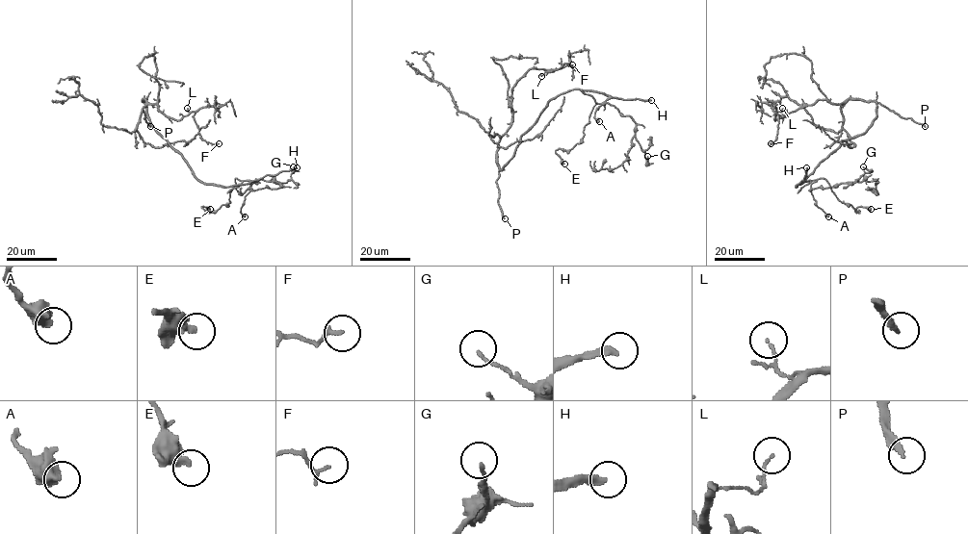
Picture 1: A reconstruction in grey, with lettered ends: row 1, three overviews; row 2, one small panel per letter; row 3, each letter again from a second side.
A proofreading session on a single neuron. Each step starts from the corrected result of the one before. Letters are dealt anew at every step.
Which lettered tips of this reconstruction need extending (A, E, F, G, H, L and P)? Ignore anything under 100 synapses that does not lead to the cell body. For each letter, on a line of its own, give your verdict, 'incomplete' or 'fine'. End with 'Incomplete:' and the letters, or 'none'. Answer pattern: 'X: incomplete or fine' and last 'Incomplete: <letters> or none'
A: fine
E: fine
F: fine
G: fine
H: incomplete
L: fine
P: incomplete
Incomplete: H, P

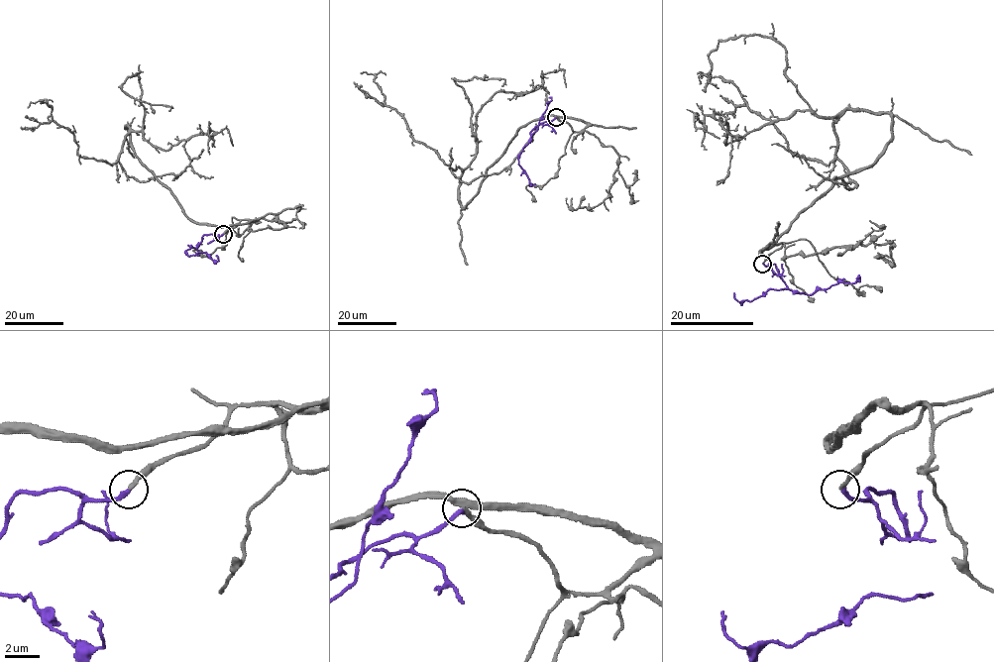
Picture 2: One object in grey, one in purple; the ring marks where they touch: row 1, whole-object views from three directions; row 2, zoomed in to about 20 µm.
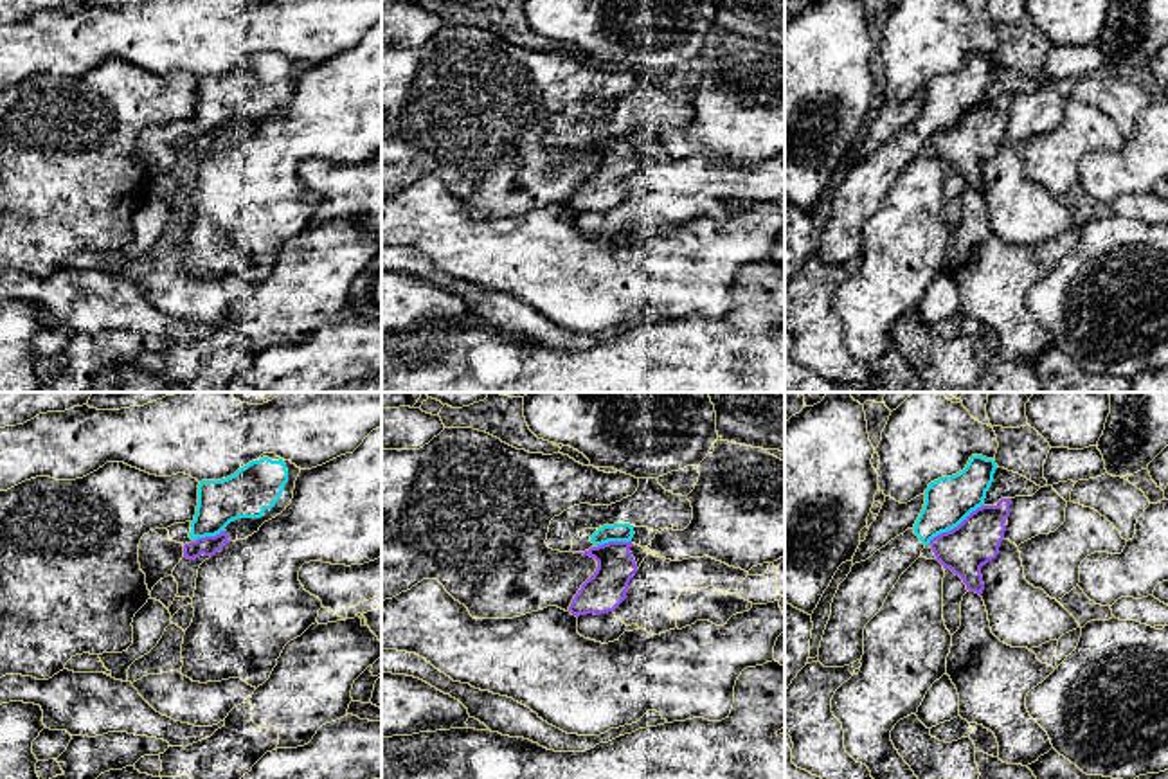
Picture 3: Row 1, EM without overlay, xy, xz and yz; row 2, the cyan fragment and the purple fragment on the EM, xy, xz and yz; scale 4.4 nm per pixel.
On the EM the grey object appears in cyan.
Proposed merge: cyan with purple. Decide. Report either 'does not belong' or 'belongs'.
does not belong

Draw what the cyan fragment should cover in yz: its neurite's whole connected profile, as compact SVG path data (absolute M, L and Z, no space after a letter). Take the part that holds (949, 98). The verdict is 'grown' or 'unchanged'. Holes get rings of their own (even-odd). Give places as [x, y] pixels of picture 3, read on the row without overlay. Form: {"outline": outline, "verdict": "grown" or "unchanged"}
{"outline": "M972 52L963 68L930 79L914 124L851 164L833 194L821 237L817 254L824 264L844 264L862 257L866 221L880 209L900 173L921 155L930 137L952 128L984 103L995 67L993 56Z", "verdict": "grown"}

